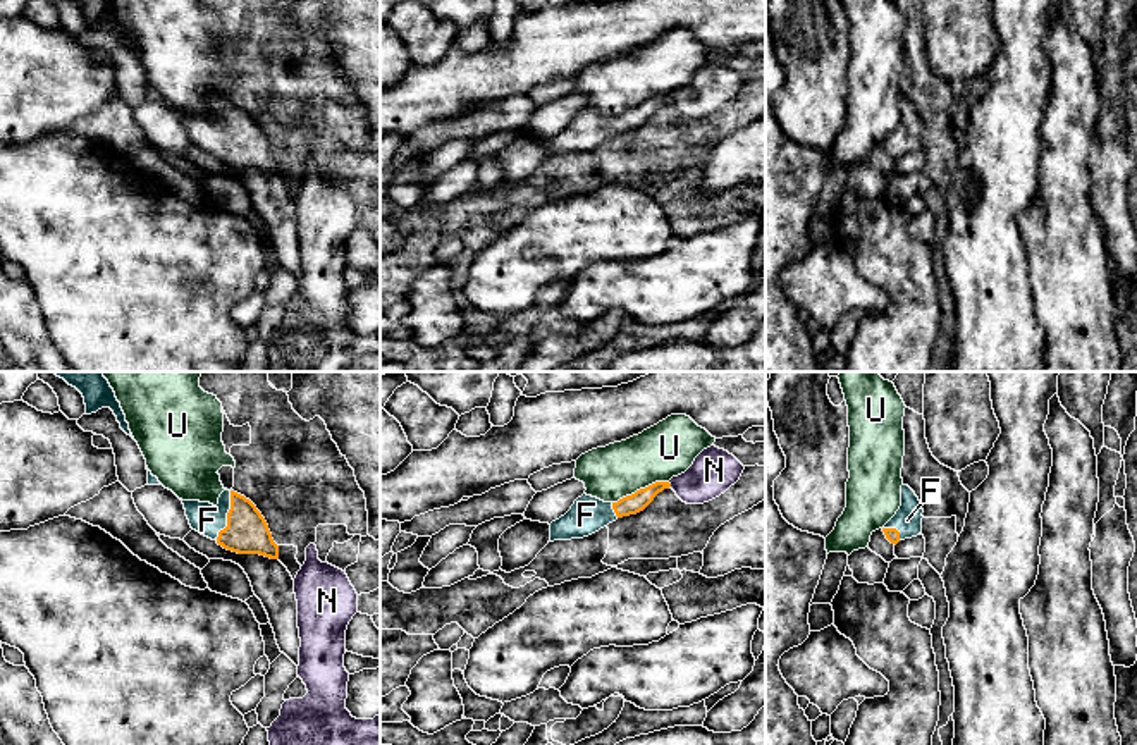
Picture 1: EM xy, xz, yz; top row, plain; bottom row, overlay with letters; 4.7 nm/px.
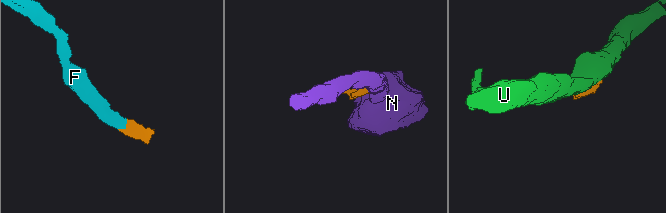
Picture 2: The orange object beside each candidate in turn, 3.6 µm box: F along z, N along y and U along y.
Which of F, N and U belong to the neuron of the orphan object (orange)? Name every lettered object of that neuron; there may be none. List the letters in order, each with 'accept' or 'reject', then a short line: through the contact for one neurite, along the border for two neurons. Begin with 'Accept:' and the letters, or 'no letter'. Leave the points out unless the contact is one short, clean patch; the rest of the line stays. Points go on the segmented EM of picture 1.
Accept: F
F: accept | xy (246, 532), (227, 515), (208, 520)
N: reject | xz (668, 482), (671, 486)
U: reject

